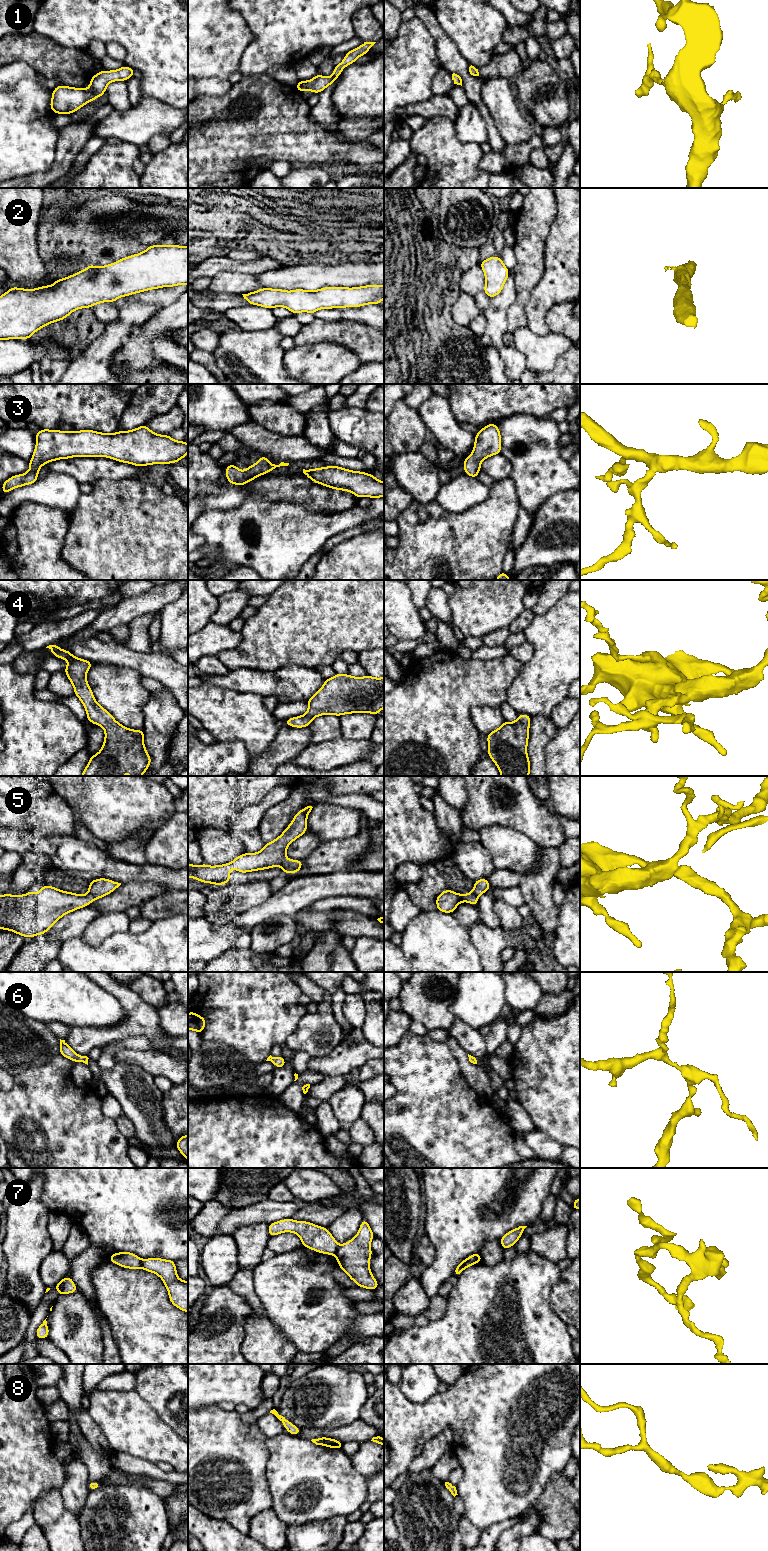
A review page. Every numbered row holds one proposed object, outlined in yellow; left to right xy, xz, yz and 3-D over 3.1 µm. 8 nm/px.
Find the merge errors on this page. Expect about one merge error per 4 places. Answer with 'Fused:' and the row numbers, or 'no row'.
Fused: 7

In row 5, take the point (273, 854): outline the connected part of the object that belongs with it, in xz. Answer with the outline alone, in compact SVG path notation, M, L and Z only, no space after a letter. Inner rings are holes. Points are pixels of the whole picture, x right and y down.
M307 806L297 812L289 826L272 842L265 844L257 853L244 853L237 856L232 862L223 865L199 866L188 863L188 878L195 878L203 883L221 886L230 883L230 869L233 867L240 873L282 867L283 873L293 874L302 868L303 860L292 860L286 857L288 846L307 832L307 817L312 810Z

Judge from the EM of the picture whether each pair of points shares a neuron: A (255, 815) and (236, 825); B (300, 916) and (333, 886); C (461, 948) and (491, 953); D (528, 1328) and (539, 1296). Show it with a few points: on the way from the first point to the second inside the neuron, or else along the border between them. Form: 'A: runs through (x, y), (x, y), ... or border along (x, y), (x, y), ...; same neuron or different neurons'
A: runs through (250, 817), (241, 821); same neuron
B: border along (310, 905), (302, 907), (293, 916); different neurons
C: border along (467, 931), (481, 961); different neurons
D: runs through (528, 1320), (528, 1307), (531, 1304); same neuron

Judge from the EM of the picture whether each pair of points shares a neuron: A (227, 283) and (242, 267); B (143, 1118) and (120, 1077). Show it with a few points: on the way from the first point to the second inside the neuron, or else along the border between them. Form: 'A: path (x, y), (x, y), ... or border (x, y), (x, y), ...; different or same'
A: border (215, 274), (221, 271), (237, 271), (254, 276); different
B: path (143, 1108), (140, 1098), (130, 1087); same

